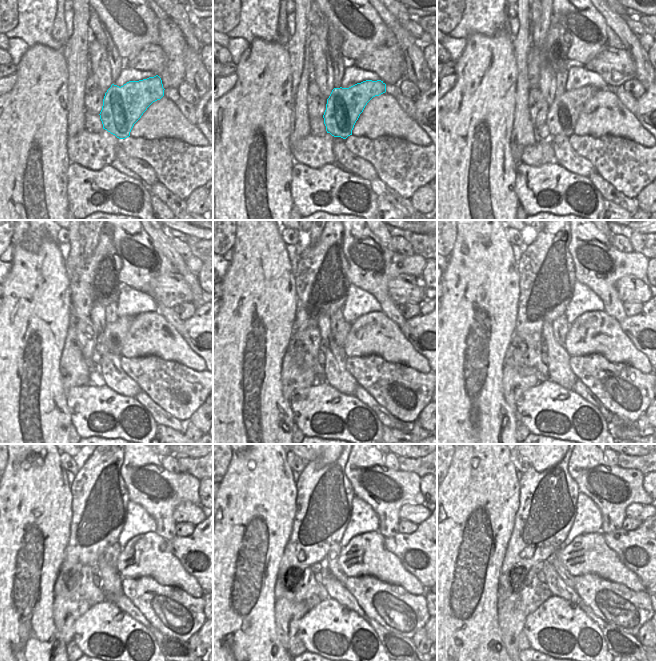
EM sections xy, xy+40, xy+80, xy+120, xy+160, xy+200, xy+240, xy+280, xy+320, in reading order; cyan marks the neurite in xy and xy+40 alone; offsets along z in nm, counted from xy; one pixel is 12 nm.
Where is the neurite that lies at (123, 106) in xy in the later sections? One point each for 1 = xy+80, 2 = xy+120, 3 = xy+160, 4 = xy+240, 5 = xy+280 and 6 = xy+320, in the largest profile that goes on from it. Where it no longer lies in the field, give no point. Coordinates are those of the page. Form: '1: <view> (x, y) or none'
1: xy+80 (564, 112)
2: xy+120 (111, 340)
3: xy+160 (340, 337)
4: xy+240 (95, 569)
5: xy+280 (316, 567)
6: xy+320 (538, 567)

